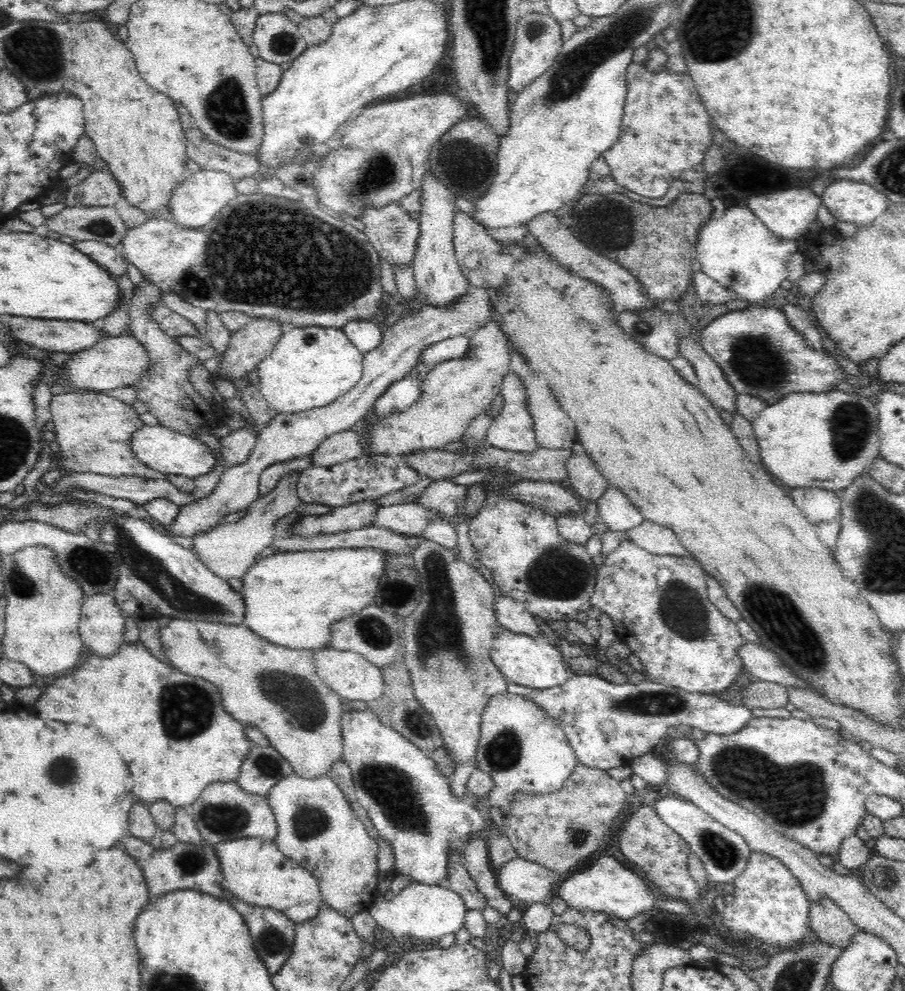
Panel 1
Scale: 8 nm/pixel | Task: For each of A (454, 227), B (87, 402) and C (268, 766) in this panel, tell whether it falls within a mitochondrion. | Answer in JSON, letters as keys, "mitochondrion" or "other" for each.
{"A":"other","B":"other","C":"mitochondrion"}

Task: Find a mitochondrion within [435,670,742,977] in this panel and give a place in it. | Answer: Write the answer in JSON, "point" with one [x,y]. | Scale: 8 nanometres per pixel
{"point":[655,702]}

